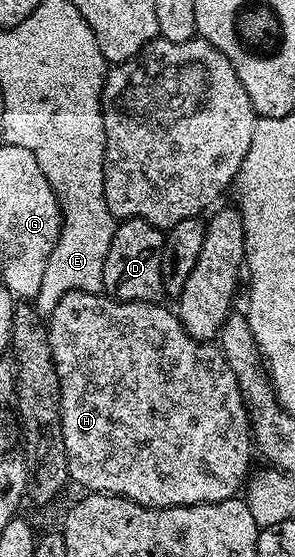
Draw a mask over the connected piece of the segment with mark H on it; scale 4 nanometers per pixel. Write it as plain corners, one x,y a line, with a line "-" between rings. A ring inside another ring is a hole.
74,291
65,293
57,306
53,307
46,326
61,390
61,434
65,438
68,477
87,488
83,490
88,493
106,492
109,496
124,496
146,508
180,508
190,504
216,504
230,500
244,487
249,476
247,467
251,464
251,452
253,456
253,437
247,406
237,386
237,378
233,370
229,370
229,362
225,362
222,350
214,343
194,340
183,329
178,315
163,306
159,302
146,304
132,300
112,300
110,296
98,292

